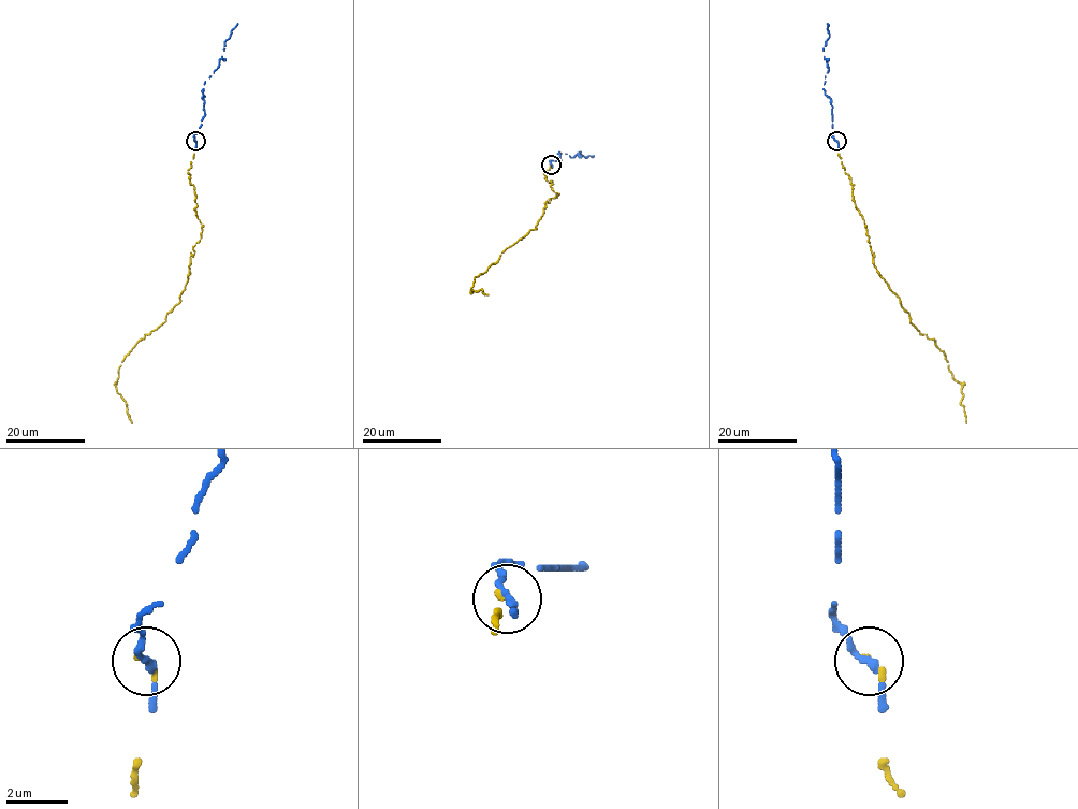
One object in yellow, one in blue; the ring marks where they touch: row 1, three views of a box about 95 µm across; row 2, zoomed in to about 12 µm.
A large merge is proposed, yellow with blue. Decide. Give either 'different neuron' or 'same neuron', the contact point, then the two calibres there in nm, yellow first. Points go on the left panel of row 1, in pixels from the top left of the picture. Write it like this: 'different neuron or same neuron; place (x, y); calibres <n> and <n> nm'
same neuron; place (195, 141); calibres 180 and 220 nm

